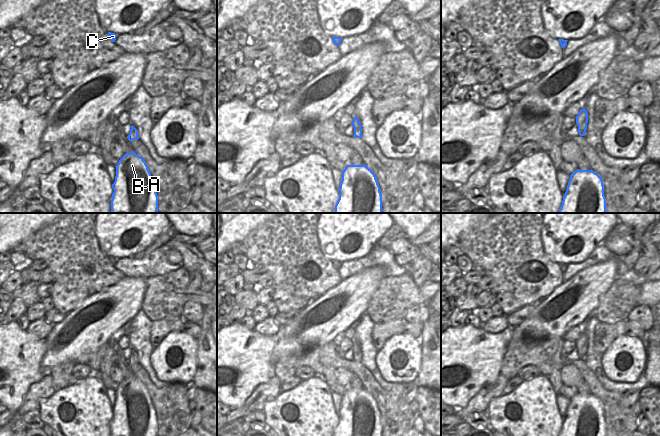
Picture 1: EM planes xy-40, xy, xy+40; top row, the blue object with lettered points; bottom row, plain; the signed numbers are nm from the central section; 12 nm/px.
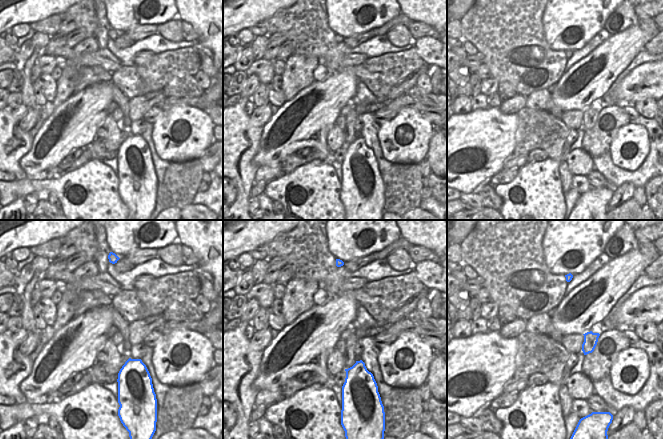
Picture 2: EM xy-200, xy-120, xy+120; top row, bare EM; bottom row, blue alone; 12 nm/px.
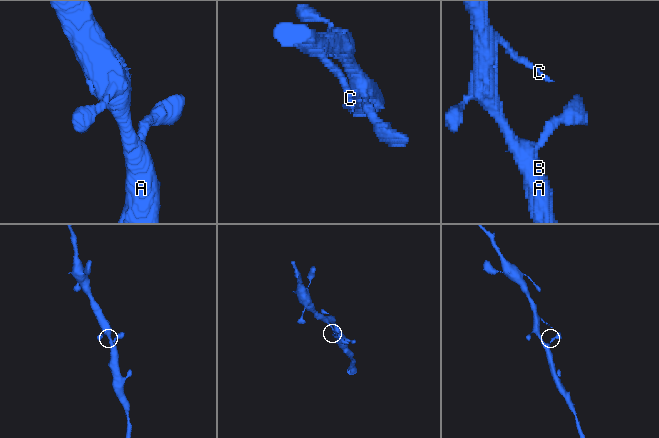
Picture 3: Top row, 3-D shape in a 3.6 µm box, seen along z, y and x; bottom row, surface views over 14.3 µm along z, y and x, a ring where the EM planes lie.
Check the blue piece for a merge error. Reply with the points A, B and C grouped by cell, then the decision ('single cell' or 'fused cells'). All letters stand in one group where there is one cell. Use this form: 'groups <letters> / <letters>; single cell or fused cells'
groups A B C; single cell

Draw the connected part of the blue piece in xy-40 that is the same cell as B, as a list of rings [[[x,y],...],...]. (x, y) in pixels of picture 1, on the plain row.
[[[134,375],[126,377],[116,391],[111,436],[158,436],[158,419],[146,386]]]

